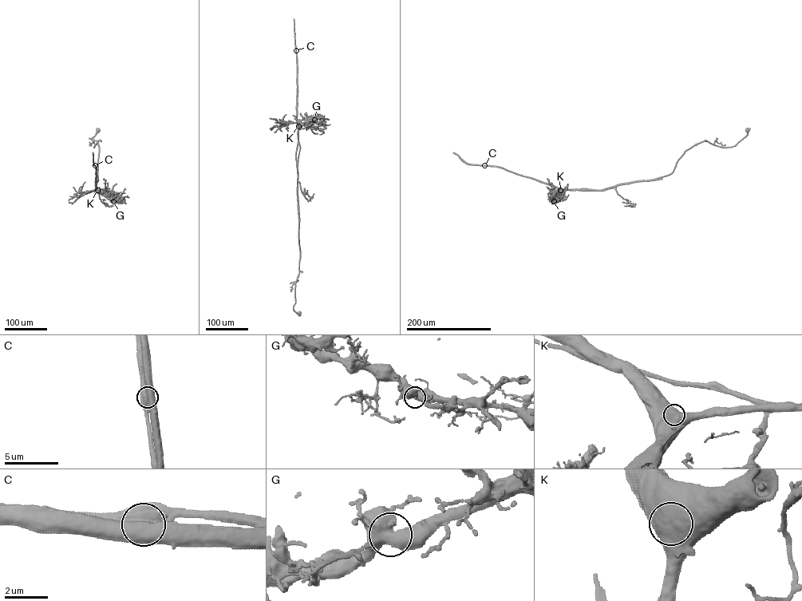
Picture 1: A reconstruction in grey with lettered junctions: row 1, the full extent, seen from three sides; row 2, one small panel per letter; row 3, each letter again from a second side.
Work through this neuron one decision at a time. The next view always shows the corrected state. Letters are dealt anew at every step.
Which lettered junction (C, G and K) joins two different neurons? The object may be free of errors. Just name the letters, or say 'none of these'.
C

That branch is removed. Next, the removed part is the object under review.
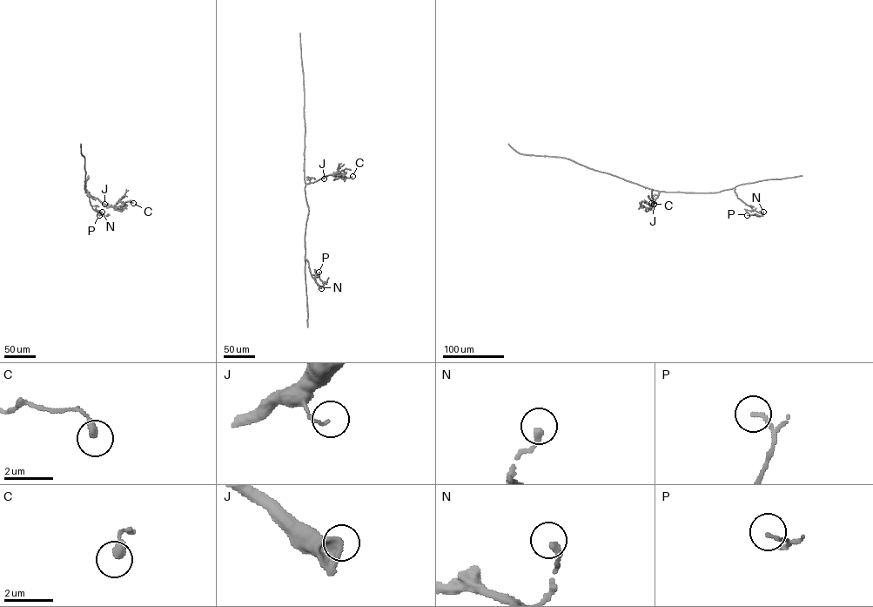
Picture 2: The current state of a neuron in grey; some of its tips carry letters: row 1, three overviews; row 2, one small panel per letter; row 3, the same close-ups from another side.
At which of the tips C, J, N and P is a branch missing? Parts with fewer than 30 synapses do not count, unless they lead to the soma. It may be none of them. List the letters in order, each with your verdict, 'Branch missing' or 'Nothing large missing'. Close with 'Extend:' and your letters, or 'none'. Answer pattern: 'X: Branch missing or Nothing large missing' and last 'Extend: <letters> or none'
C: Nothing large missing
J: Nothing large missing
N: Nothing large missing
P: Nothing large missing
Extend: none

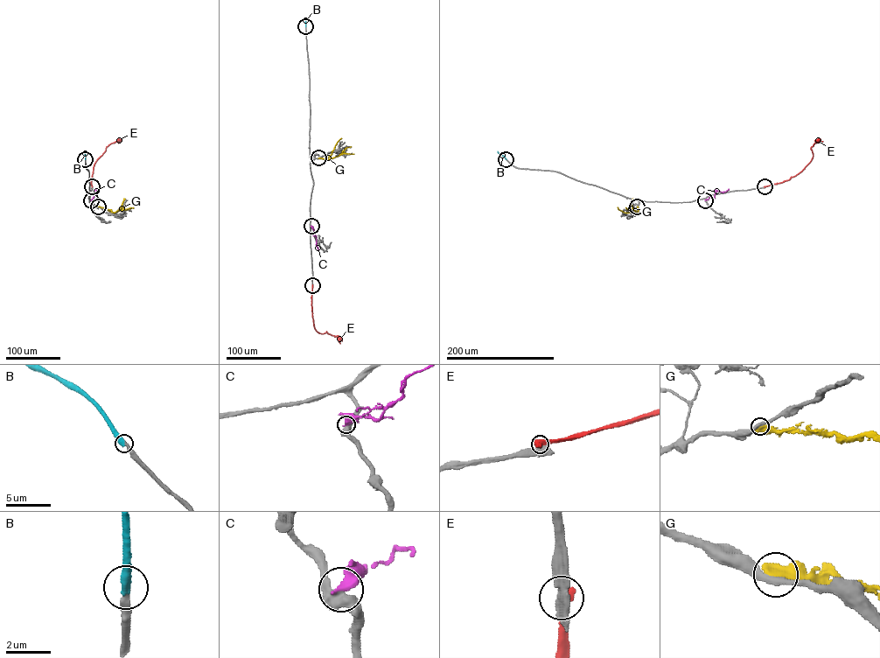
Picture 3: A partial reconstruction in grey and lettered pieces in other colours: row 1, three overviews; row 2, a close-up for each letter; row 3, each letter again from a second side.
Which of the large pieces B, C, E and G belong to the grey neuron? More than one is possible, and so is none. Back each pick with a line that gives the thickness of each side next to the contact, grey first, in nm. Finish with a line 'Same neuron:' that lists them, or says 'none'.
B: 300/480 nm
Same neuron: B

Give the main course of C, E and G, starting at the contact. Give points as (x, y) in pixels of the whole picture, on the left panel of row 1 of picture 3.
C: (91, 200), (98, 189)
E: (92, 186), (95, 163), (106, 147), (120, 141)
G: (98, 206), (112, 212), (130, 207)

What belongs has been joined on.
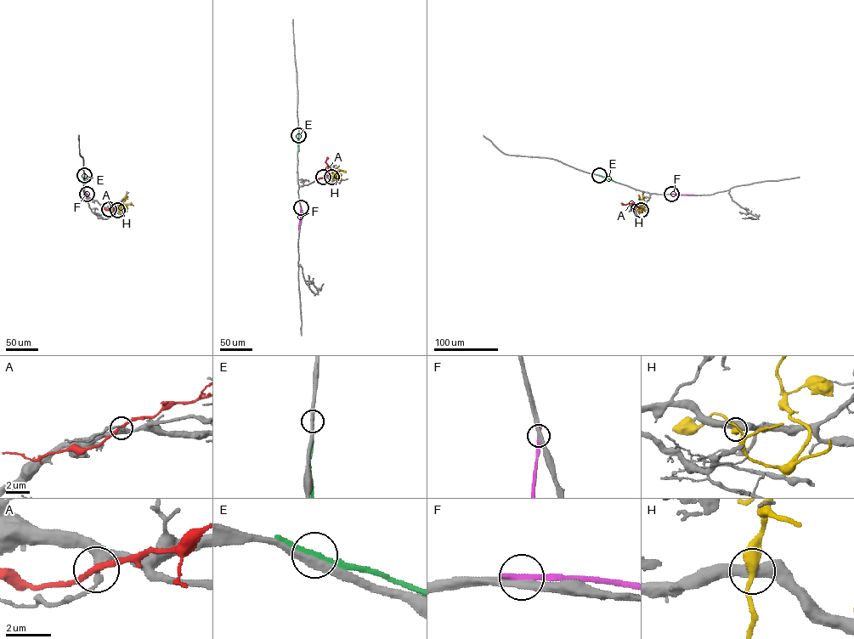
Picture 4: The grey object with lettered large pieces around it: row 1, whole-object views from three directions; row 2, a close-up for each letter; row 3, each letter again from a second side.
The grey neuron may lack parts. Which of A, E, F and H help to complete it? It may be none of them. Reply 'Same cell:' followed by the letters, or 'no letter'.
Same cell: no letter

